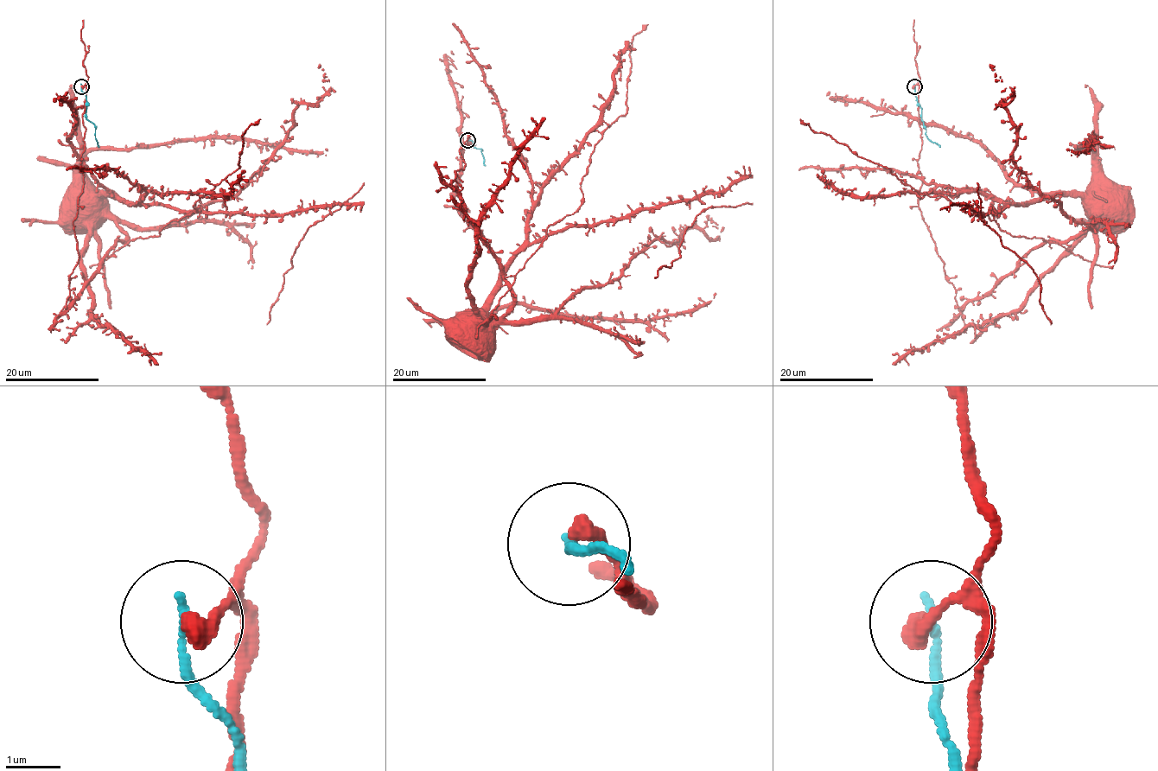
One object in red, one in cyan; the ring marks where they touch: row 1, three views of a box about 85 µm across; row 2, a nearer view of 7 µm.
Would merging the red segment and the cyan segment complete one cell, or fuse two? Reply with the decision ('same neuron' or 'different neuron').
different neuron

